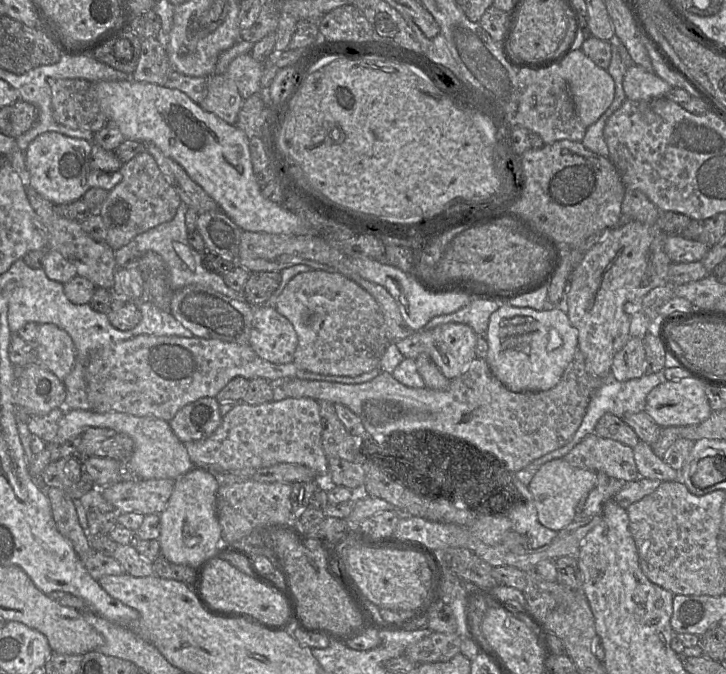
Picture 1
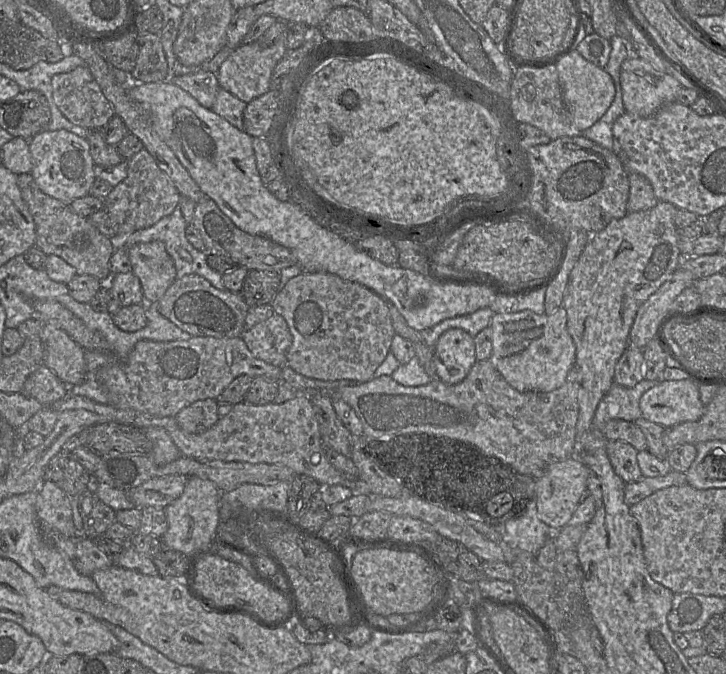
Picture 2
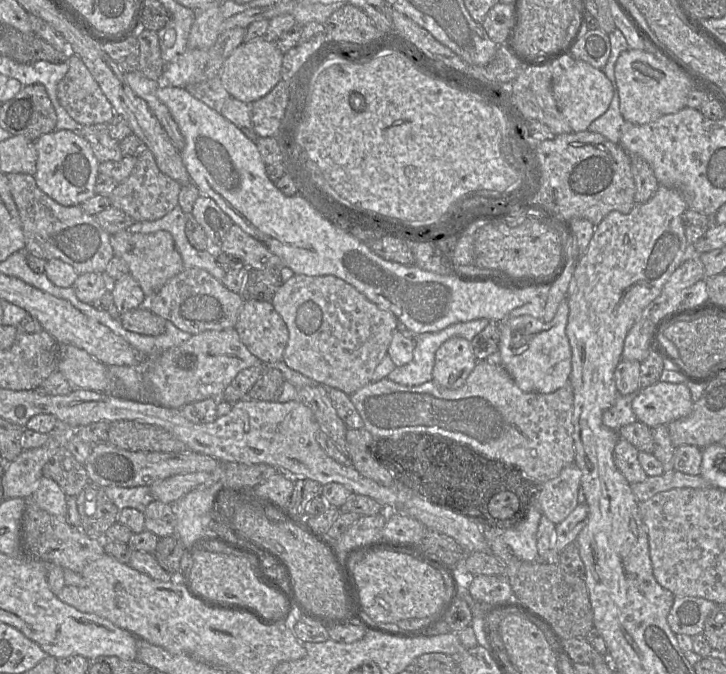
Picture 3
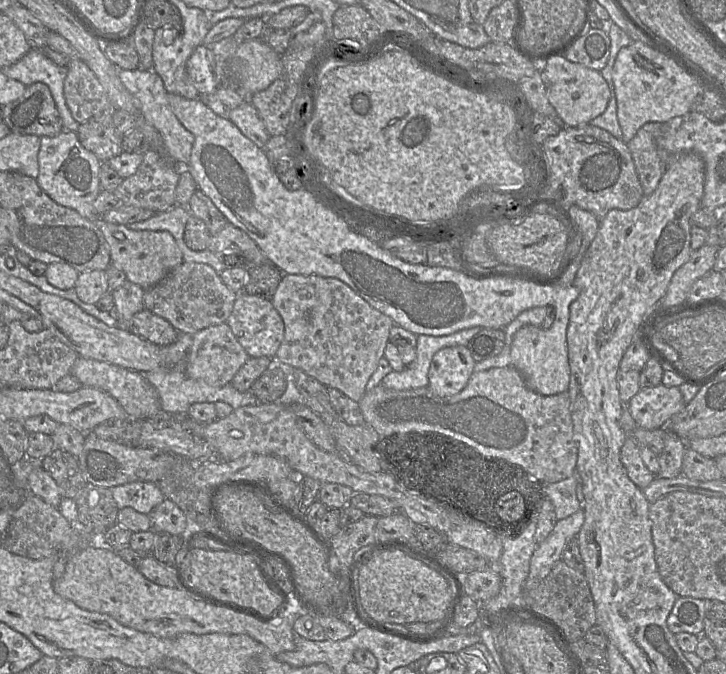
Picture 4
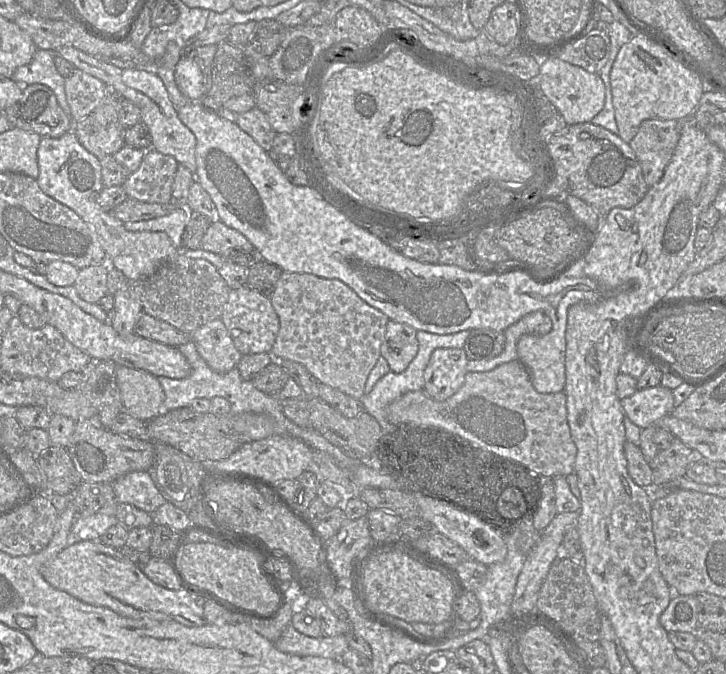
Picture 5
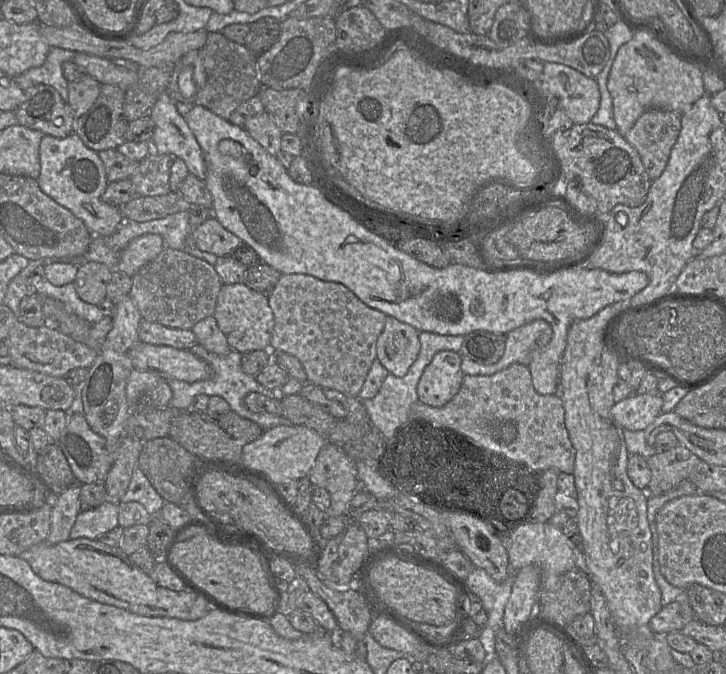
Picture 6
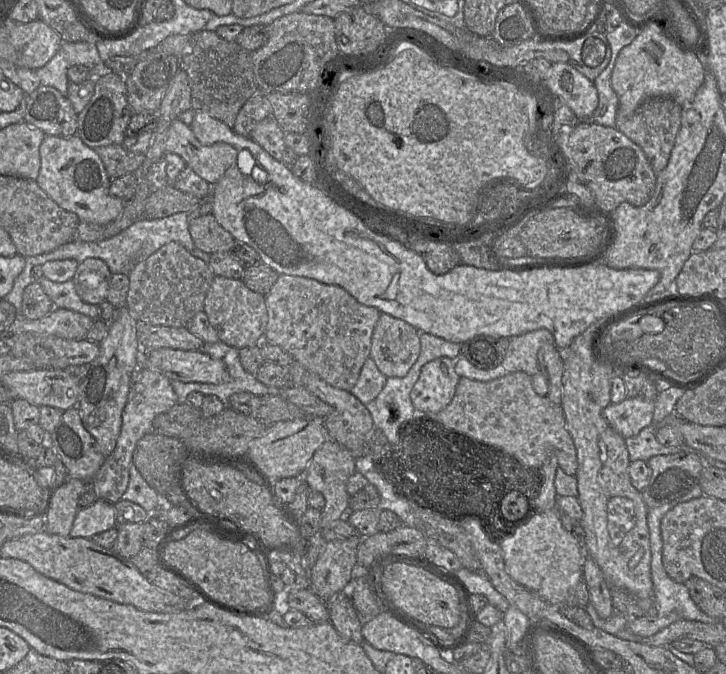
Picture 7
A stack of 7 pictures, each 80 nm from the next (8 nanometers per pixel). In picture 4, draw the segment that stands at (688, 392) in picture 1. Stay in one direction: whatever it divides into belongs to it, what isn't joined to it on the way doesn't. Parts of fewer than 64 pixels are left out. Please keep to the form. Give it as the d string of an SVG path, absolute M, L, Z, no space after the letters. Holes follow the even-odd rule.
M679 387L642 388L628 403L631 416L638 427L646 430L666 428L670 419L687 405Z

